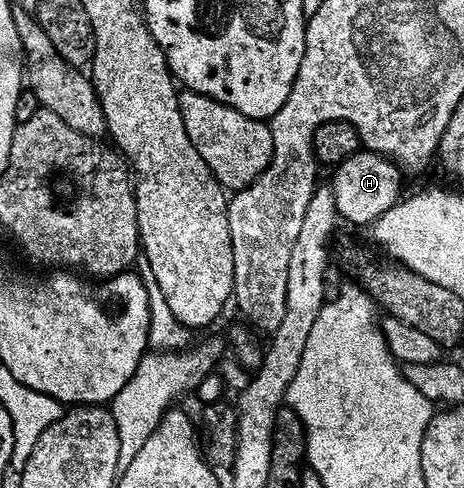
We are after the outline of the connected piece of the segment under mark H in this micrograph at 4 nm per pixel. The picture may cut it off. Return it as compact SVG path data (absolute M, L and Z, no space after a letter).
M362 150L356 152L347 162L336 165L331 181L331 187L335 196L337 215L342 221L349 224L376 224L383 214L387 214L402 199L401 176L402 169L398 168L392 160L384 156L376 156L374 152Z

